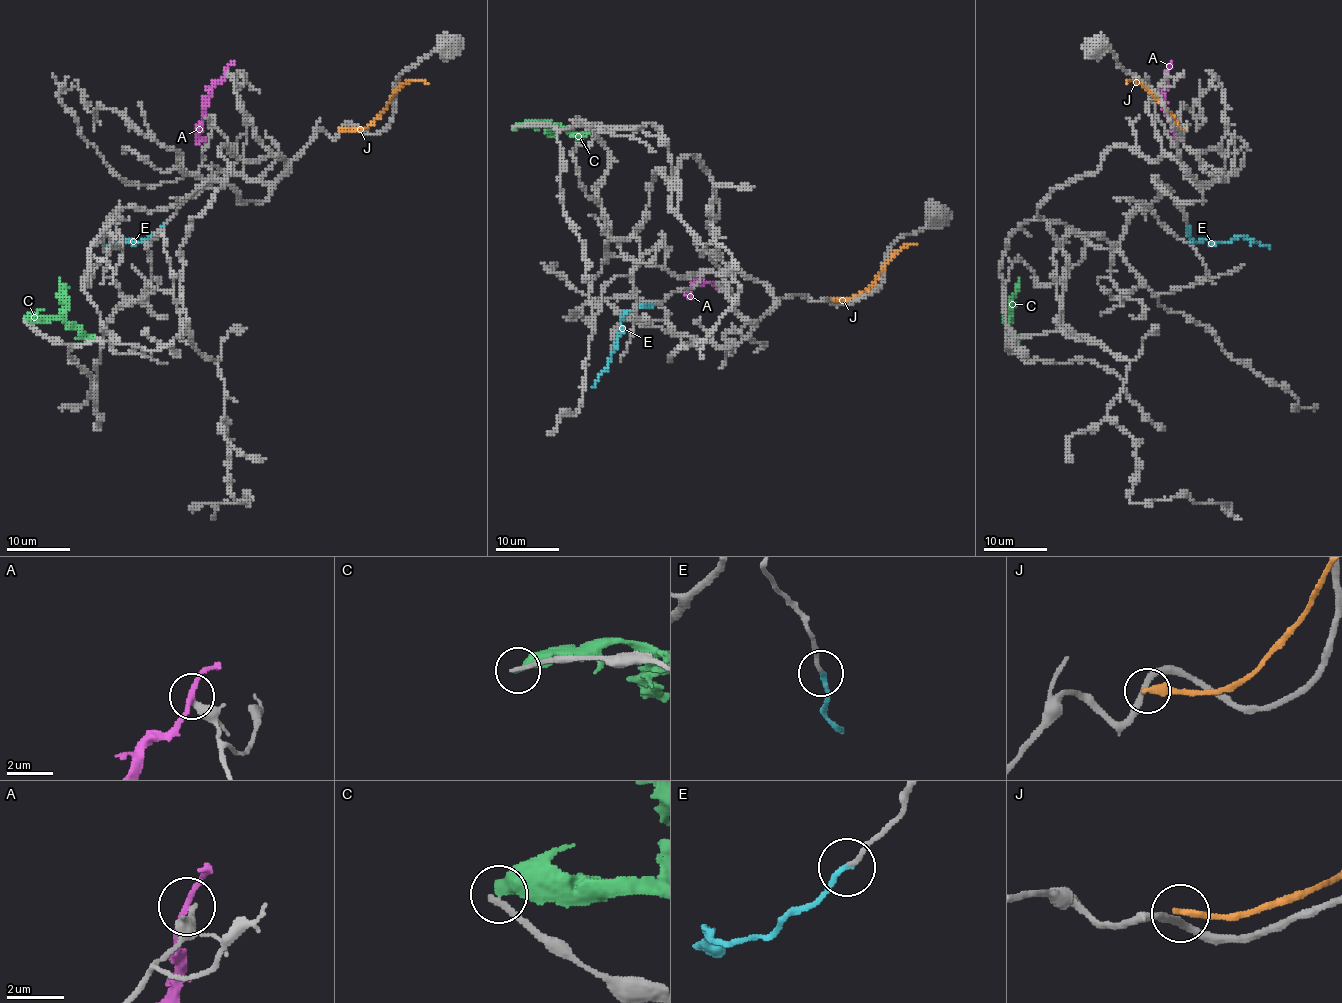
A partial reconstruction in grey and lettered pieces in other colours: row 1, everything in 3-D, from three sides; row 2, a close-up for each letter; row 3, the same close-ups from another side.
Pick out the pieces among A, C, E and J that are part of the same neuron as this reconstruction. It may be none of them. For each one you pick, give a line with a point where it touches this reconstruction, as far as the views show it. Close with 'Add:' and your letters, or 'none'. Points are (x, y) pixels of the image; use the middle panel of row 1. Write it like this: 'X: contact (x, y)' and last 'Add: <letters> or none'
E: contact (652, 305)
Add: E

